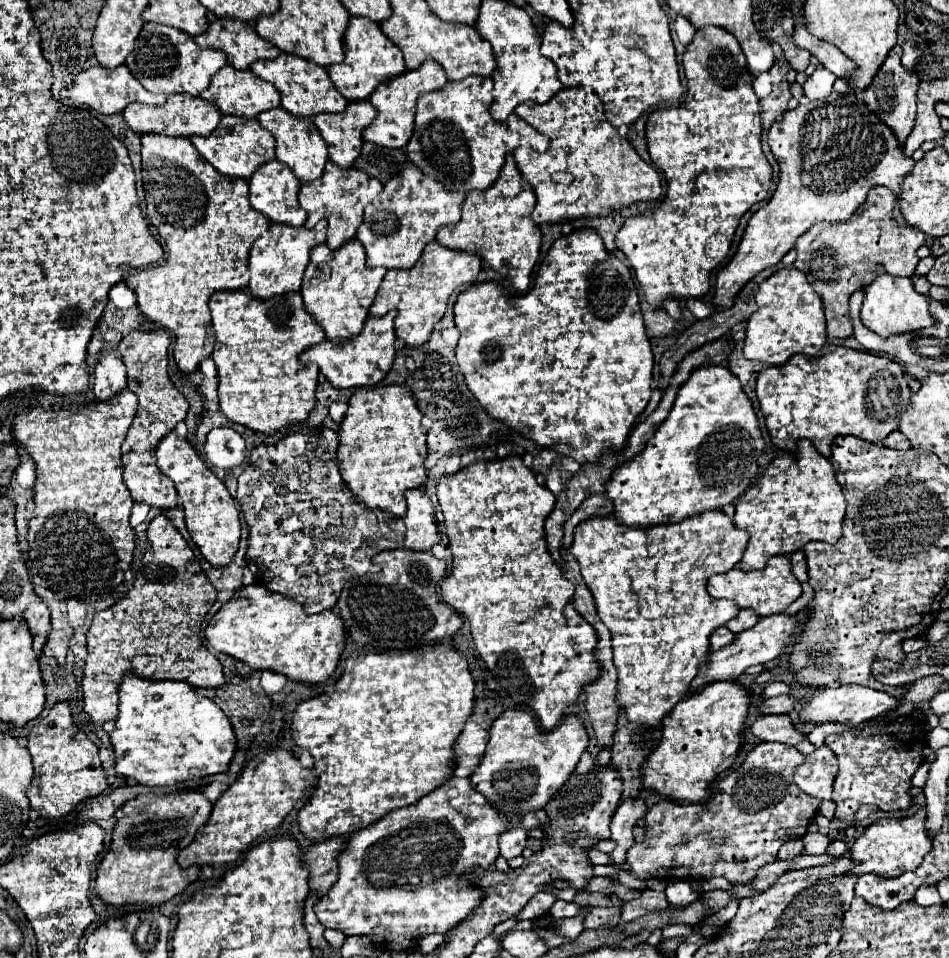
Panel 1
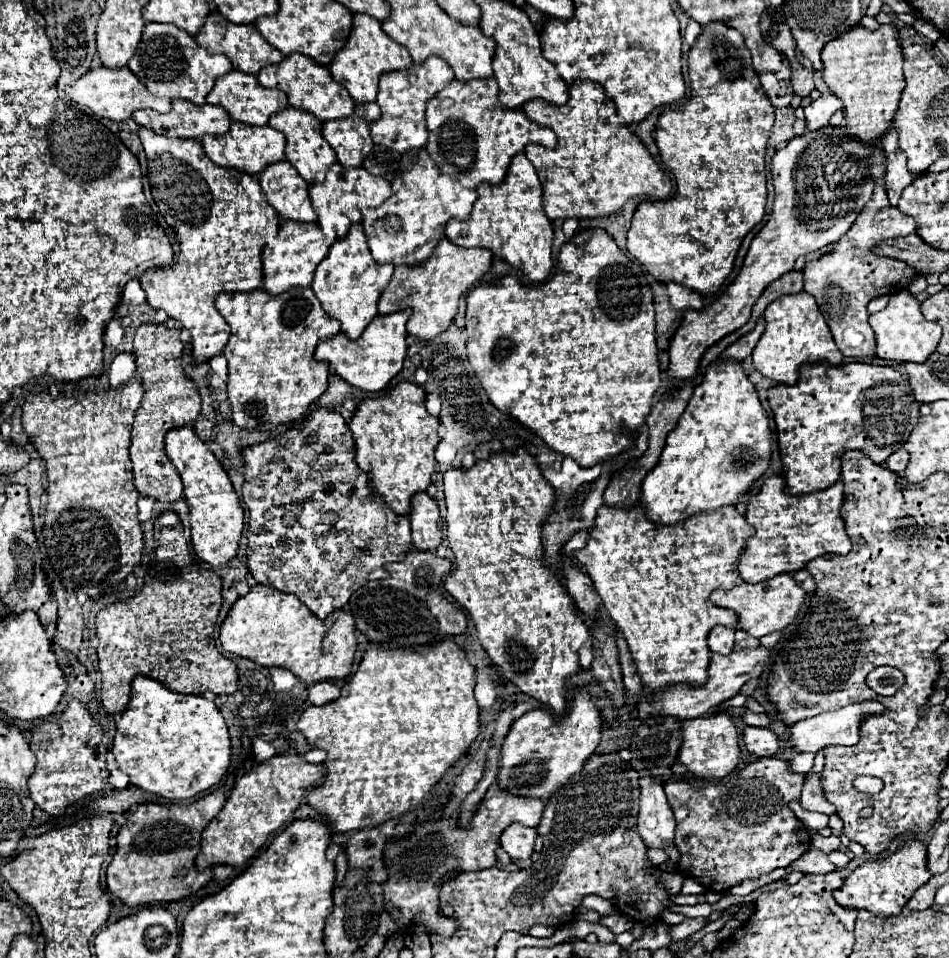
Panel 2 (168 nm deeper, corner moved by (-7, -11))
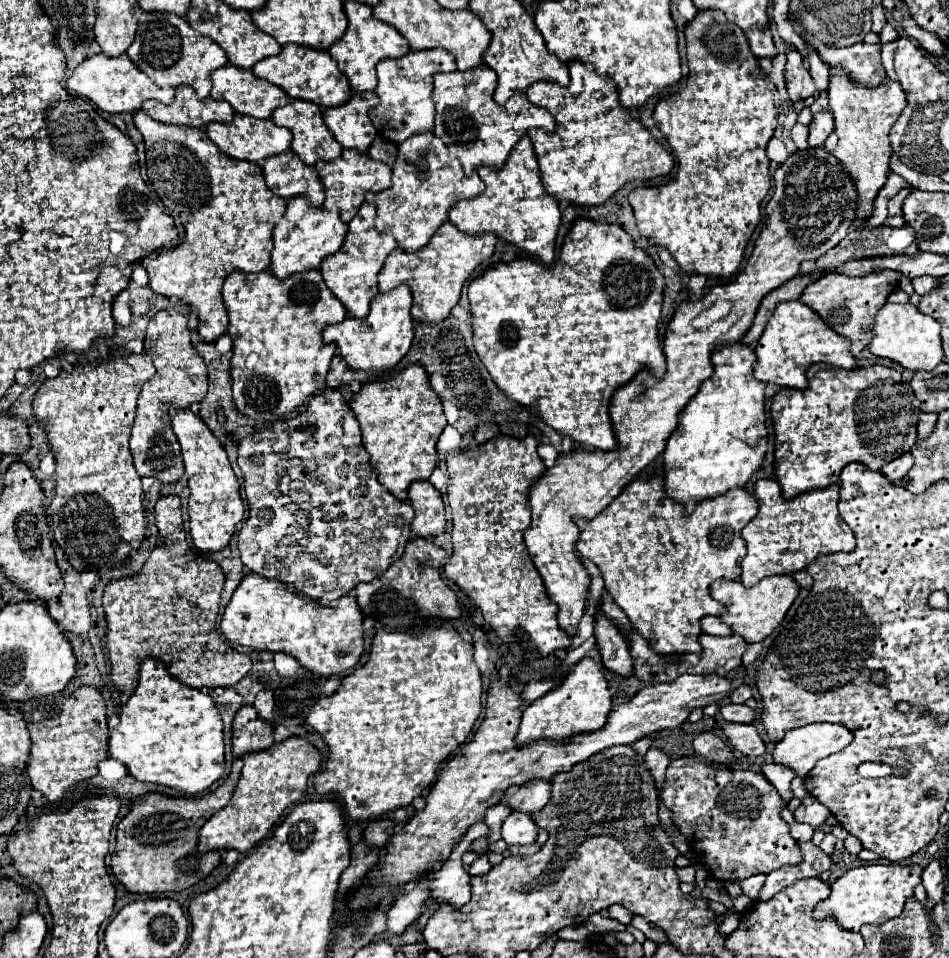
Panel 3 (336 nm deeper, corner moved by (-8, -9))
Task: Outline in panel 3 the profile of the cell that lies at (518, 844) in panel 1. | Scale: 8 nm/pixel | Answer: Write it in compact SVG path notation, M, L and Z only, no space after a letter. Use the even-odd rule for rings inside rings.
M510 813L502 823L502 839L508 845L532 845L536 841L538 827L530 815L524 813Z

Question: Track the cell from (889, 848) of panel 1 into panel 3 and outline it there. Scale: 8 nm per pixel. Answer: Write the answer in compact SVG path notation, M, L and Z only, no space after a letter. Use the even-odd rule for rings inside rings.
M890 863L890 865L862 865L848 869L842 877L838 877L832 883L832 893L828 899L818 903L816 915L832 915L836 921L850 931L858 931L860 925L864 923L874 923L880 925L888 919L894 919L902 913L904 901L914 895L916 885L922 881L922 867L920 865L900 865L900 863Z

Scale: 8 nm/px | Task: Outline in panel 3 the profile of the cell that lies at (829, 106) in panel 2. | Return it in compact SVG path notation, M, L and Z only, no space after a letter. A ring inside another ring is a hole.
M830 109L820 111L820 113L814 113L814 115L812 115L812 121L810 121L808 145L810 145L810 147L824 145L824 141L826 141L826 137L830 135L832 129L834 129L834 117L832 117L832 111L830 111Z

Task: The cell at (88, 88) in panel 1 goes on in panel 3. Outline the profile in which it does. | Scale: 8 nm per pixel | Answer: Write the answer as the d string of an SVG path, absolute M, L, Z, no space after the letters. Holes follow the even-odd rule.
M98 53L84 63L76 67L76 71L68 77L68 89L76 91L78 95L90 99L96 107L100 107L106 113L124 113L124 111L138 111L142 101L154 99L164 105L170 105L174 101L174 89L160 89L156 87L130 59L128 55L120 57L106 57L104 53Z

